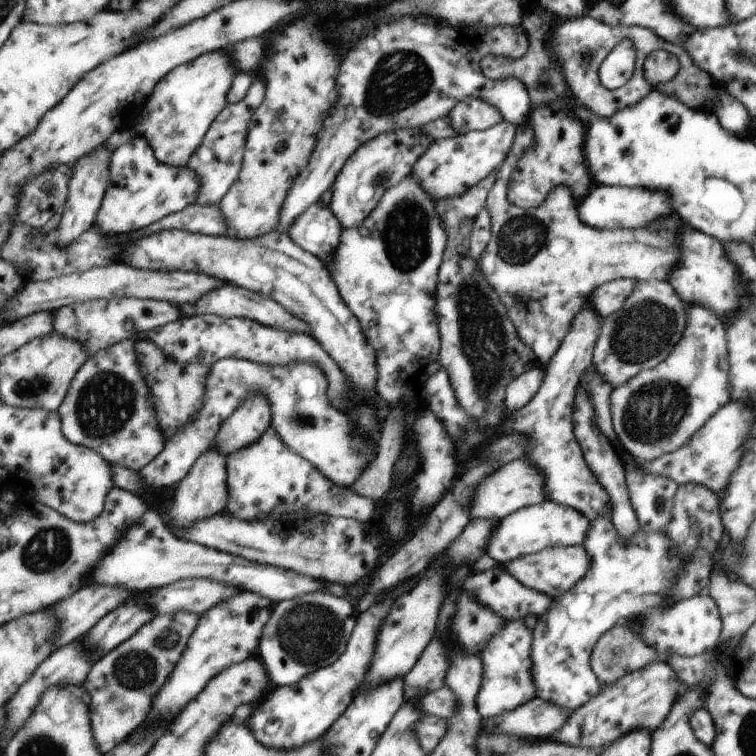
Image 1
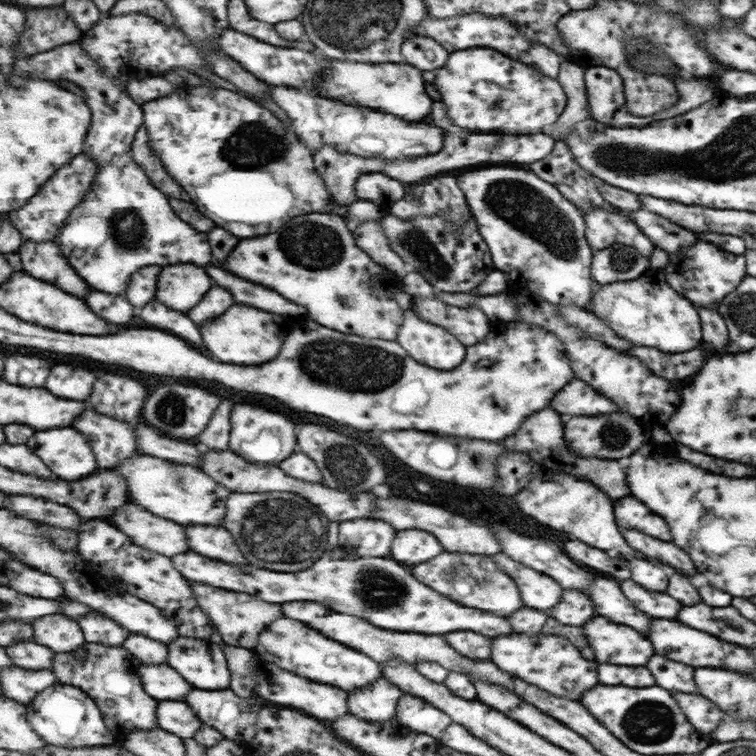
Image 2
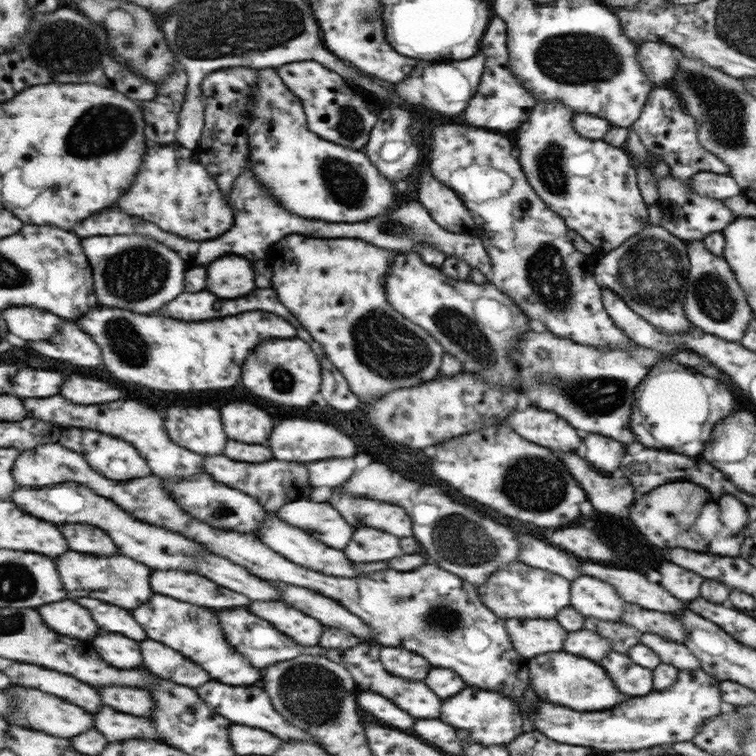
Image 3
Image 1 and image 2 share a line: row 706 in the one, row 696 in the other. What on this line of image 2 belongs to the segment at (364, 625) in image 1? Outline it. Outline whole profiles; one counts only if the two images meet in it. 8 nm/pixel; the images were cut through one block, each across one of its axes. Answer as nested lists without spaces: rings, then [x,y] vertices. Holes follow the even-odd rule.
[[[253,650],[253,653],[255,653],[255,656],[252,665],[255,676],[257,676],[257,686],[254,686],[254,691],[257,697],[266,704],[285,706],[286,709],[293,708],[293,710],[299,712],[303,710],[302,713],[304,714],[311,714],[311,717],[329,722],[349,714],[346,707],[346,692],[344,690],[287,672],[276,664],[269,662],[263,655],[255,652],[255,650]]]

